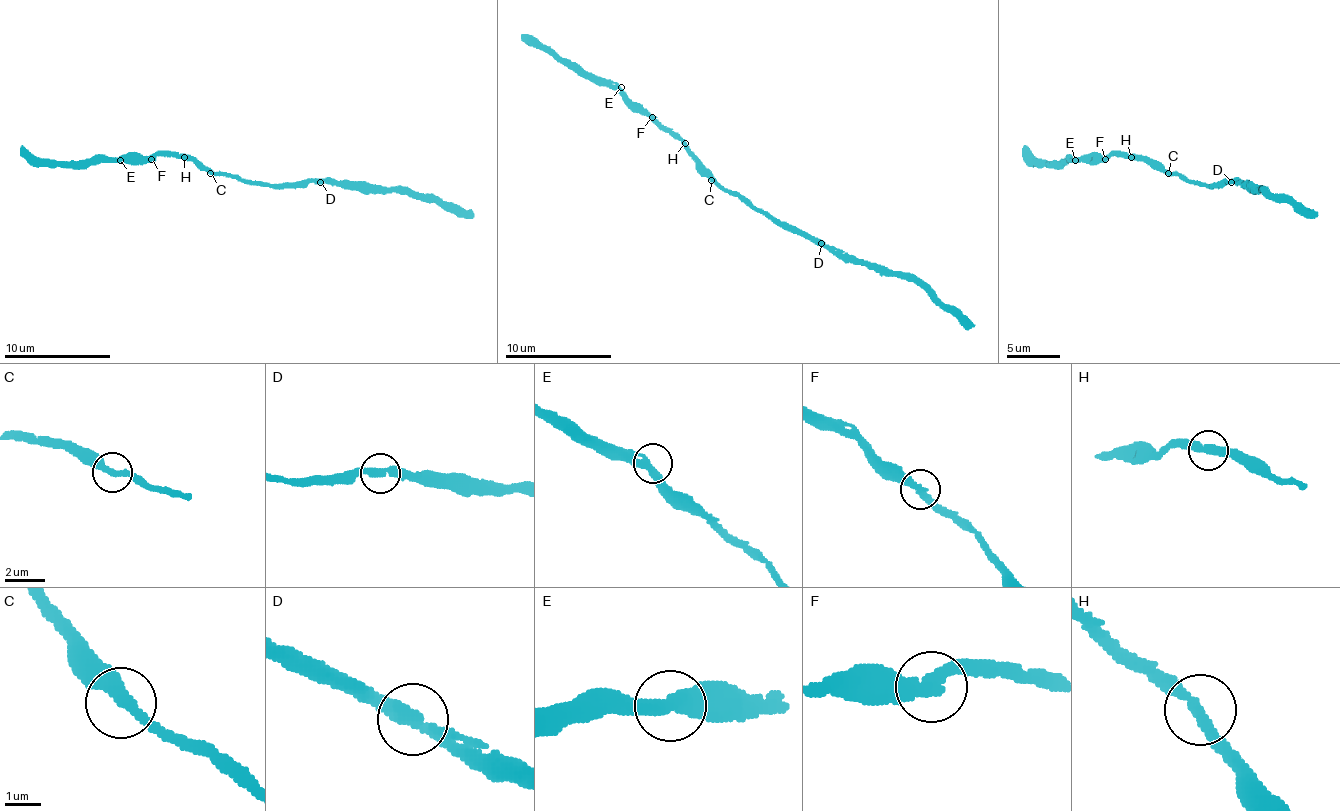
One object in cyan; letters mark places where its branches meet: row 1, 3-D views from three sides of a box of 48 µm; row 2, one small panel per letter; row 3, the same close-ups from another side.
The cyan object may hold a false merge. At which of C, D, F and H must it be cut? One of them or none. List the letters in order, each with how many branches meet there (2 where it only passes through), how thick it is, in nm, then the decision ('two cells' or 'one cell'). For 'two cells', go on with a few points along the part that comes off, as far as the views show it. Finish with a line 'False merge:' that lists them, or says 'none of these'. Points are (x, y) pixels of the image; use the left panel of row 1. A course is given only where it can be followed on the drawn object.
C: branches 2; calibre 340 nm; one cell
D: branches 2; calibre 360 nm; one cell
F: branches 2; calibre 360 nm; one cell
H: branches 2; calibre 320 nm; one cell
False merge: none of these

